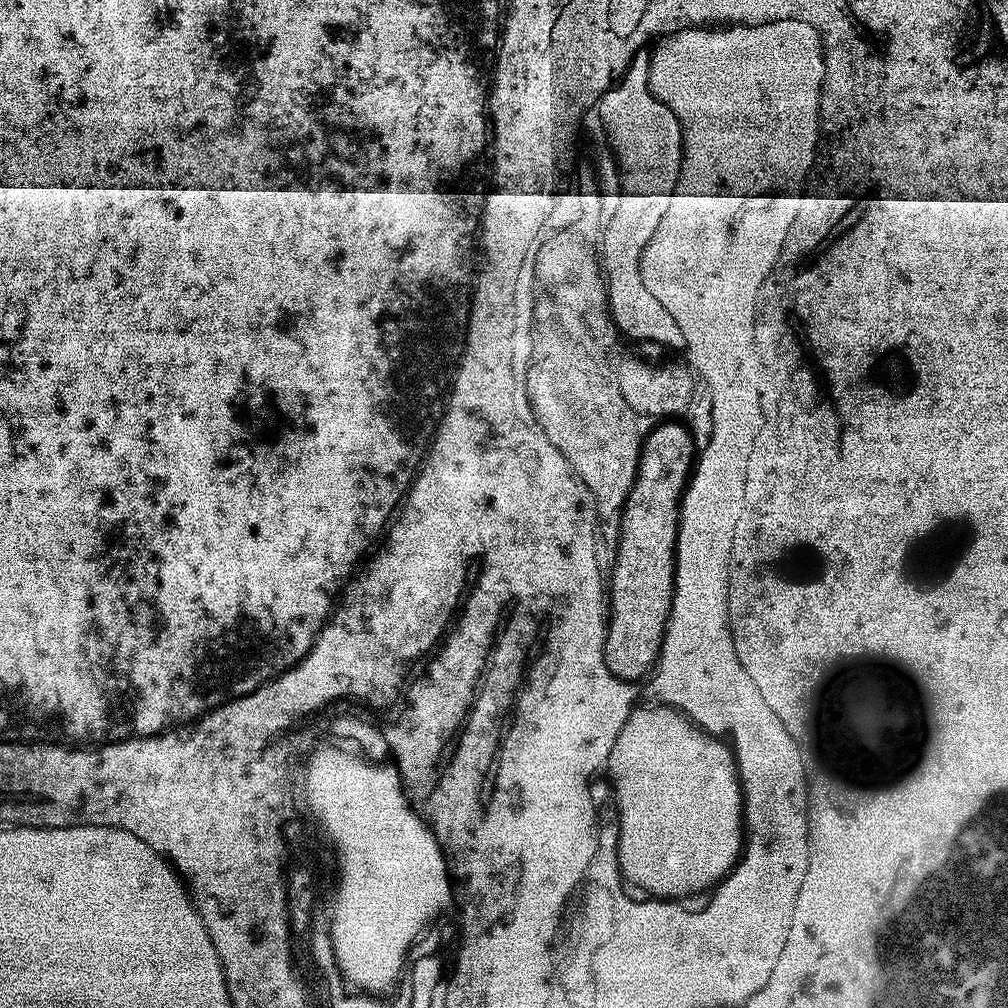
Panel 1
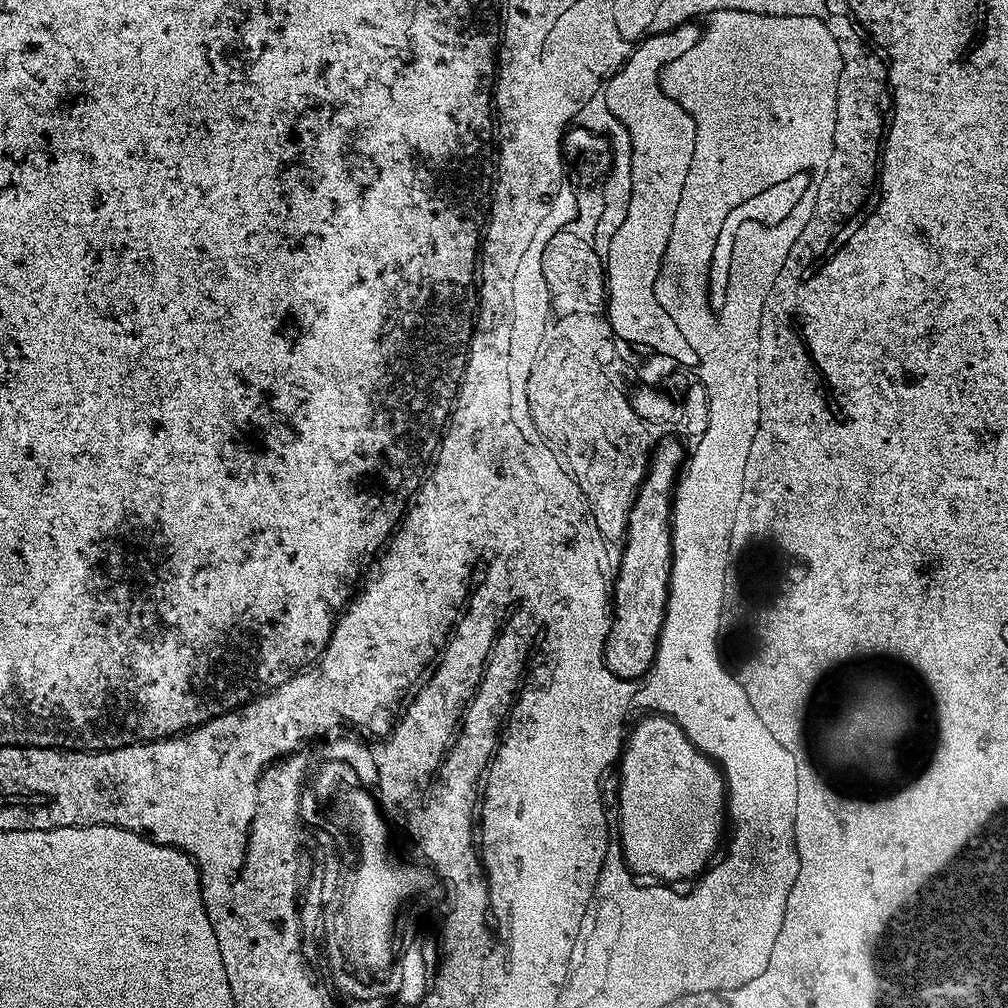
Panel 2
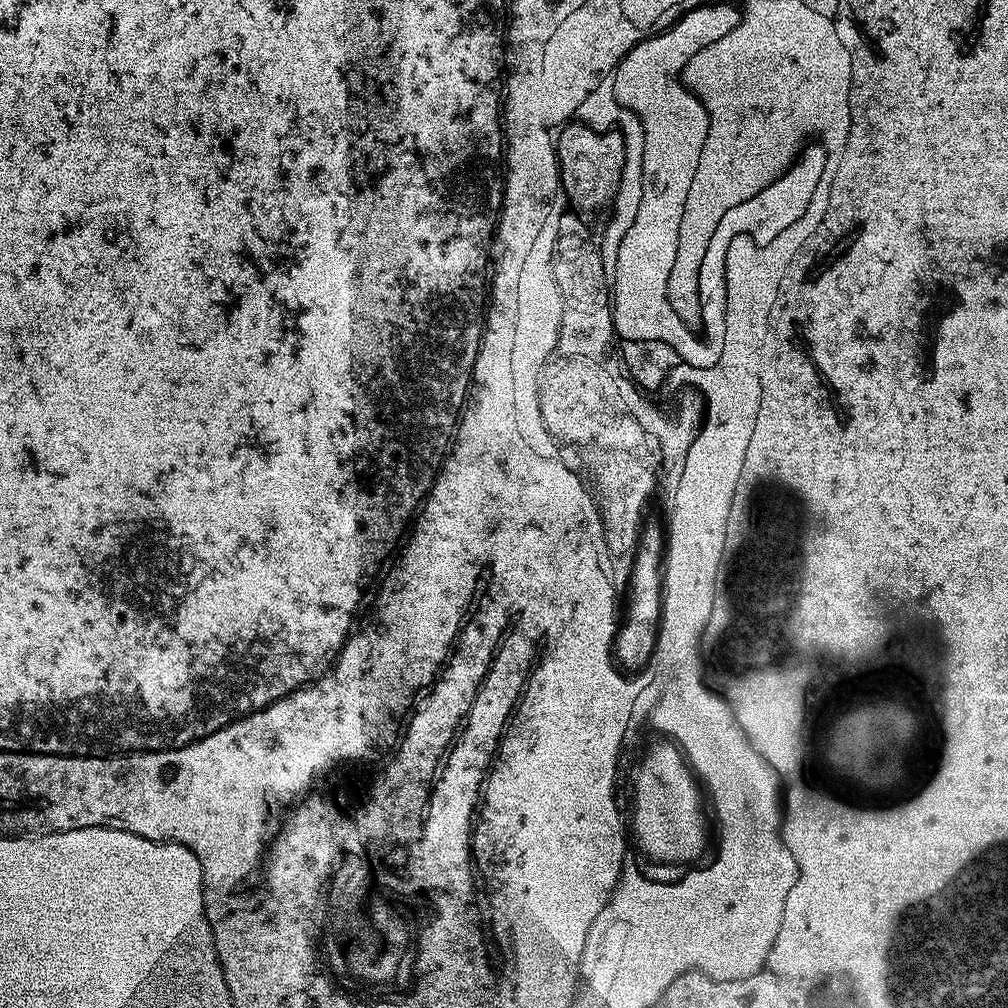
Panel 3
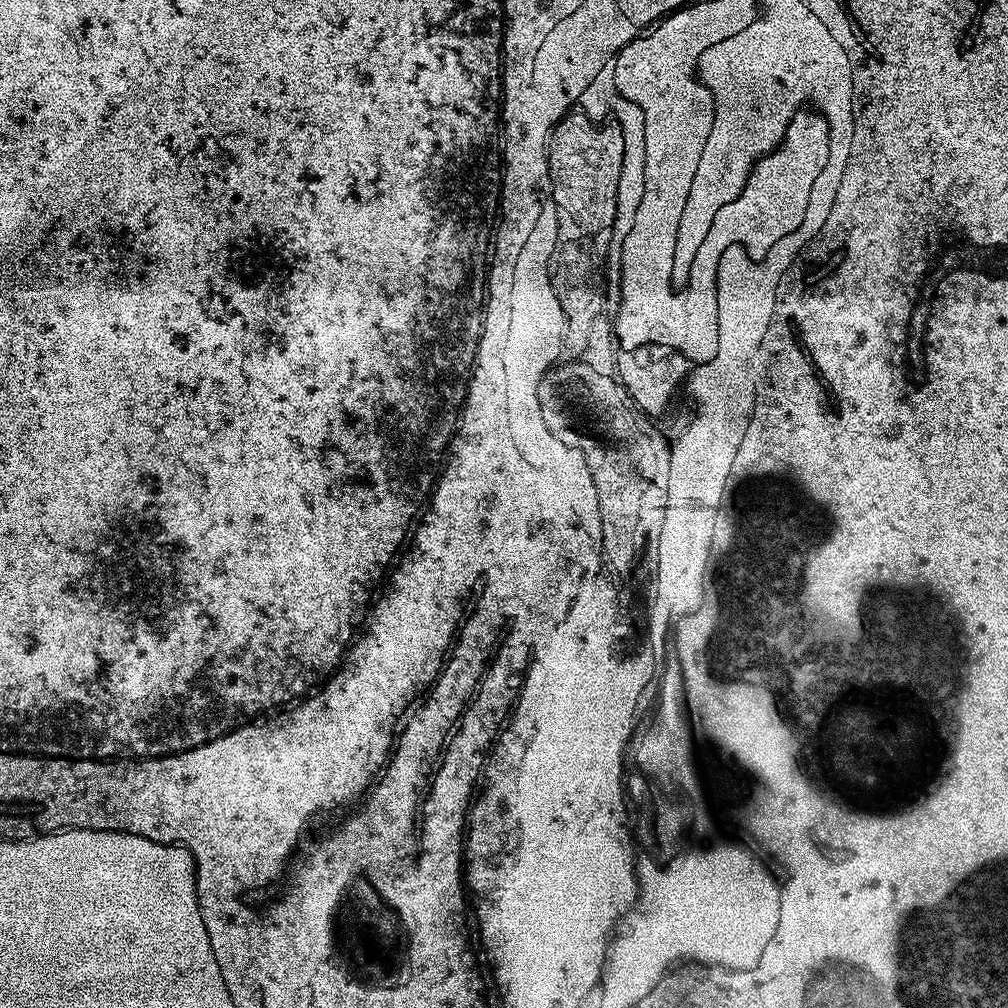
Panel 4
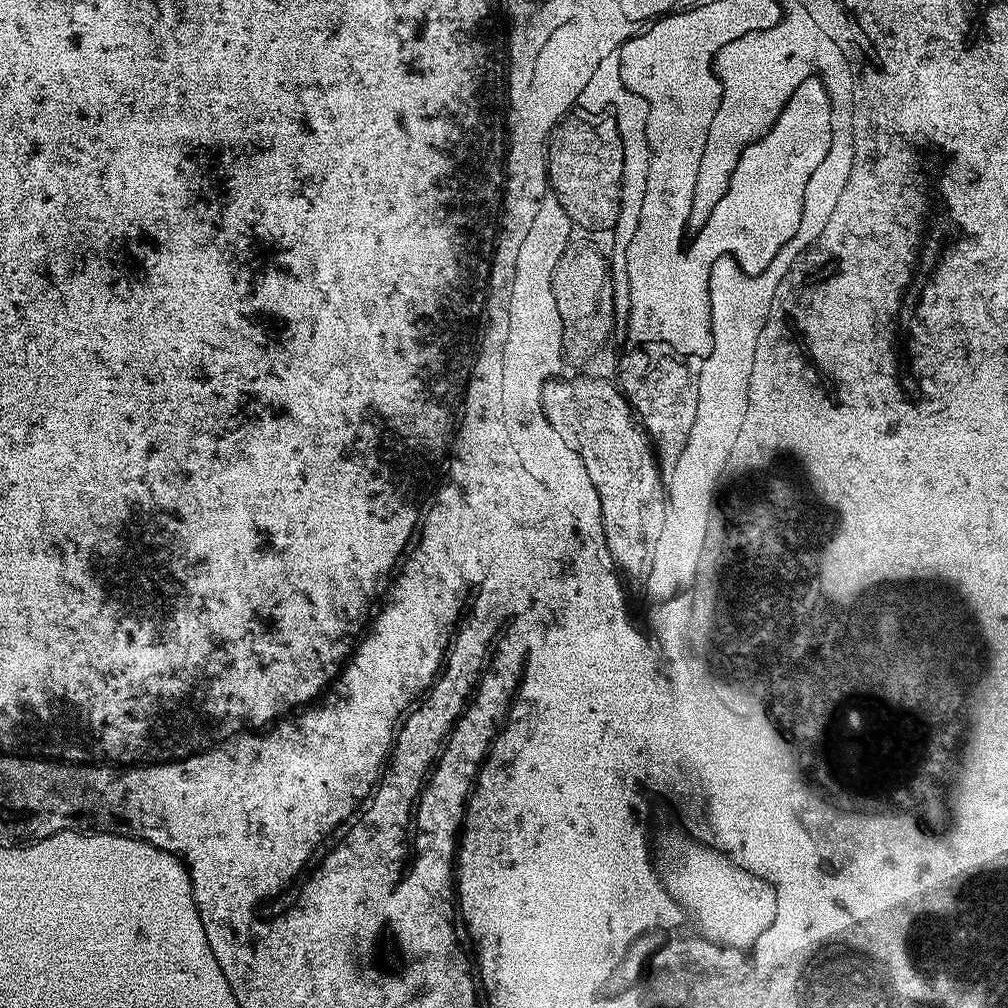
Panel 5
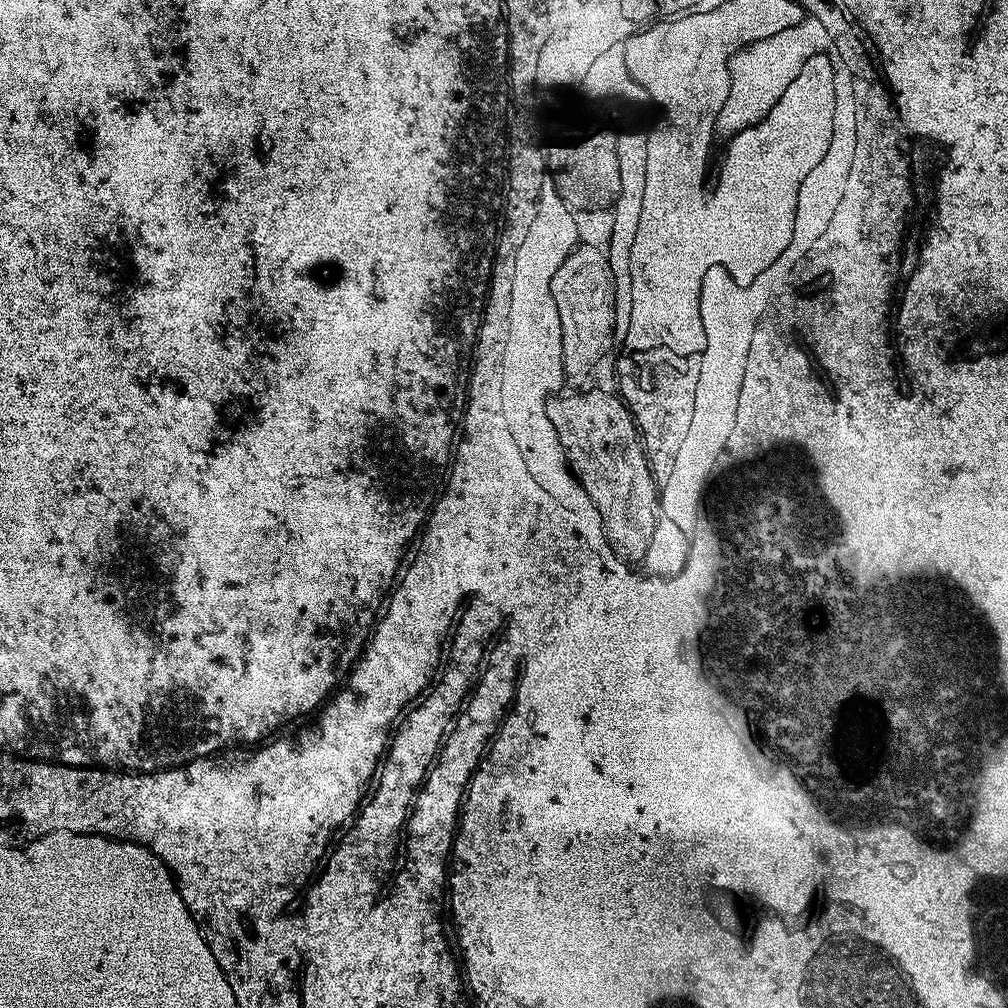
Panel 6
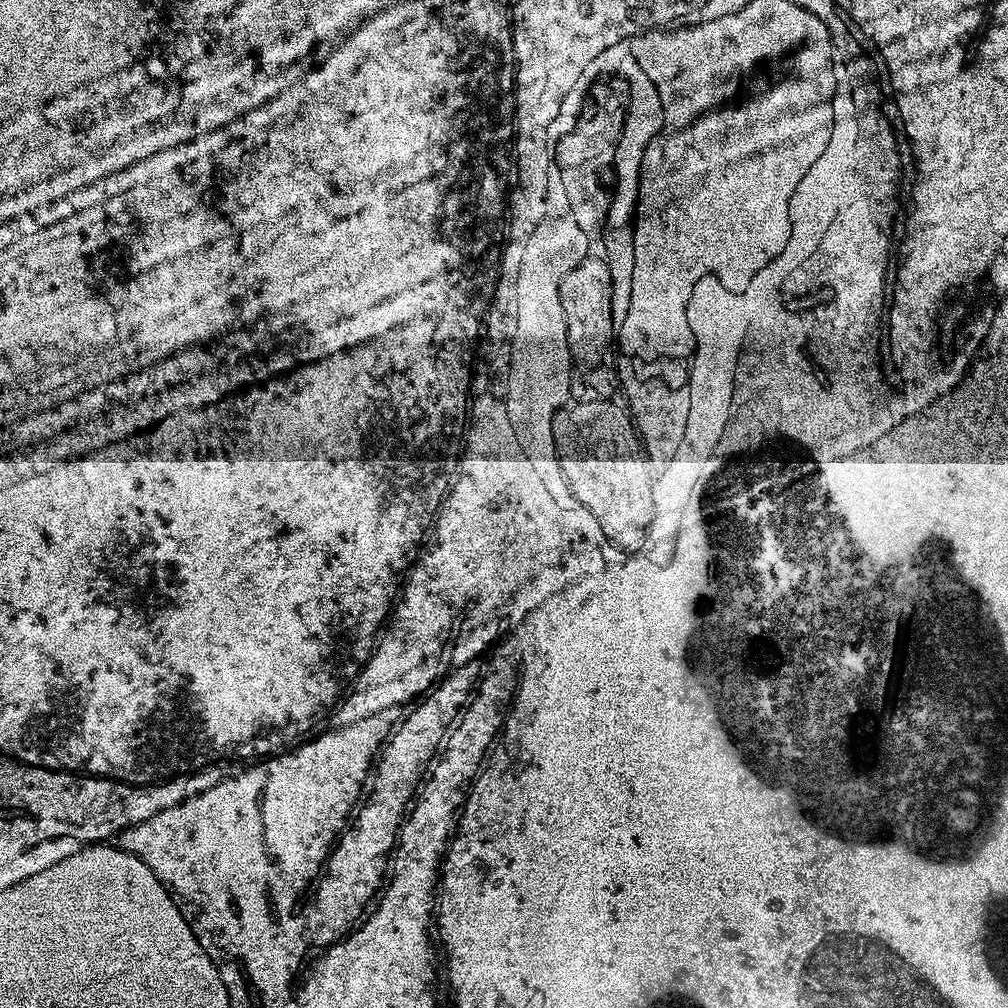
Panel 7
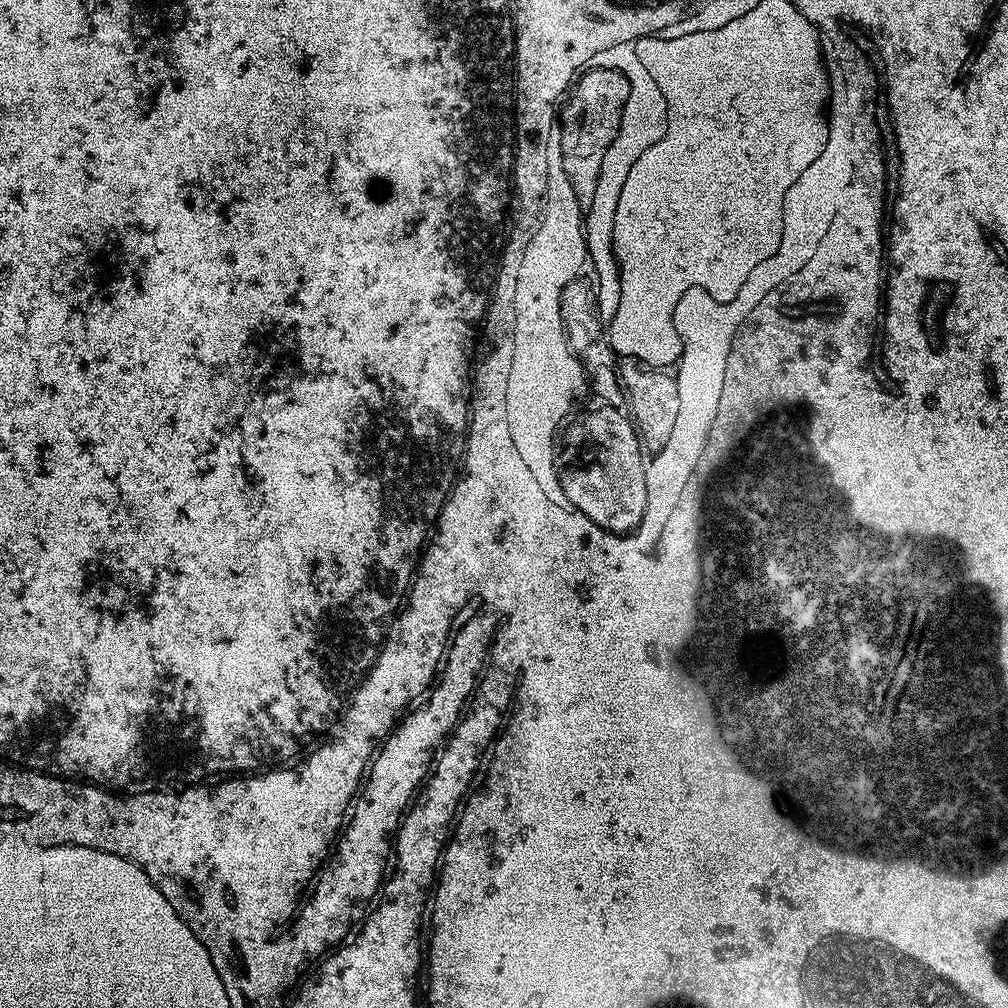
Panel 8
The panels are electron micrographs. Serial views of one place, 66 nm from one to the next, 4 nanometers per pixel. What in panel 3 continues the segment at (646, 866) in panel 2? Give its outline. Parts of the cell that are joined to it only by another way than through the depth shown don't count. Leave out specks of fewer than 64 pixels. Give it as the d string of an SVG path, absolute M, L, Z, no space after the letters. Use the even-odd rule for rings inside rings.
M656 748L656 753L648 756L648 765L635 773L634 790L640 795L640 844L645 844L650 854L658 854L662 862L691 862L703 852L706 834L702 830L701 792L683 756L672 753L672 748Z

